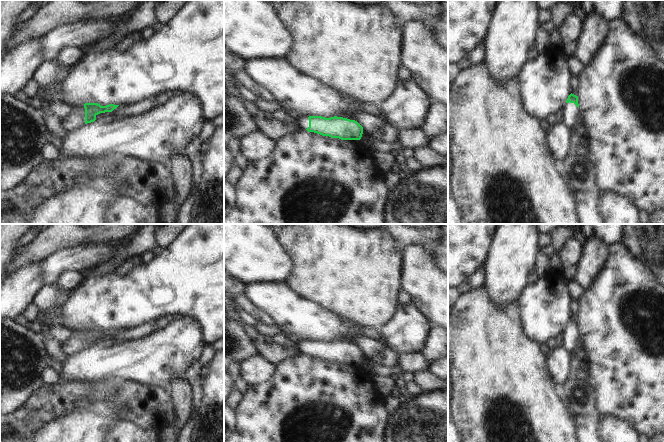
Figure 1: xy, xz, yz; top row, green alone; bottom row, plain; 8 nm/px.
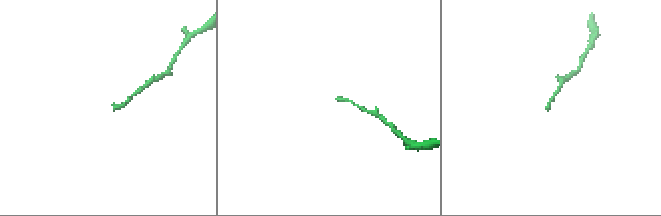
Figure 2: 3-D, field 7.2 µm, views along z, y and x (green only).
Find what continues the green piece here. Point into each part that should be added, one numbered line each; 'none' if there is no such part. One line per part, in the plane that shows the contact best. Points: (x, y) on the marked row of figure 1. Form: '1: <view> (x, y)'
1: xy (75, 119)

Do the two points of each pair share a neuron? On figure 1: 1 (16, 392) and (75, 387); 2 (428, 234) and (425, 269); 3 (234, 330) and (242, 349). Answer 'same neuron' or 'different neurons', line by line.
1: different neurons
2: different neurons
3: same neuron

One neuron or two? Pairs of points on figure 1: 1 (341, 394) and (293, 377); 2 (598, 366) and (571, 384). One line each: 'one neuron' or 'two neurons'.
1: one neuron
2: two neurons

